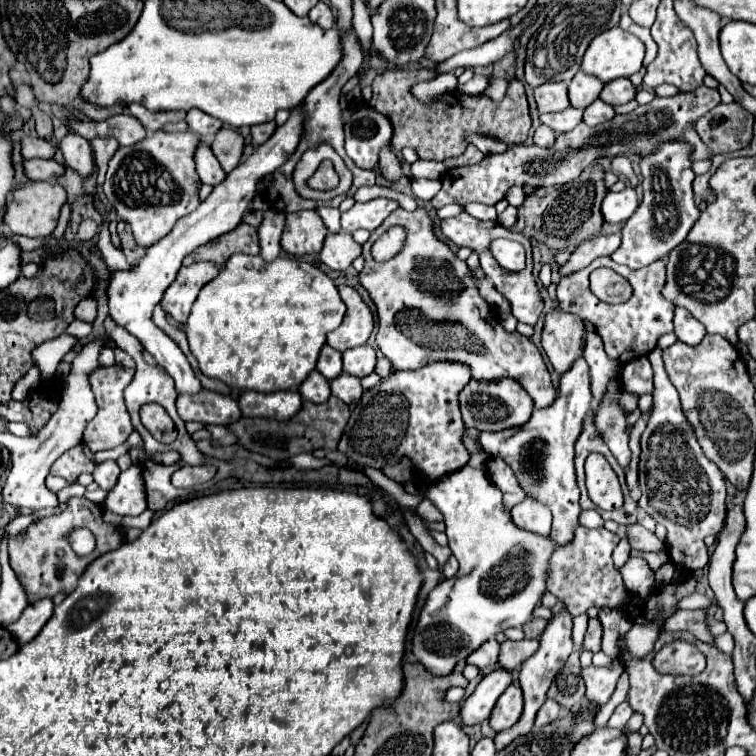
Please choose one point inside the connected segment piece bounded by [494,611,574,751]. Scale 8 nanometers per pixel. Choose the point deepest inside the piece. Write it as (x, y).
(537, 673)

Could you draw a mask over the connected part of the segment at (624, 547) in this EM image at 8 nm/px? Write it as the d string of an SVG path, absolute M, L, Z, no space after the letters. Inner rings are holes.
M626 527L620 529L620 545L614 549L614 565L620 569L626 559L630 555L630 545L628 545L628 539L626 539Z

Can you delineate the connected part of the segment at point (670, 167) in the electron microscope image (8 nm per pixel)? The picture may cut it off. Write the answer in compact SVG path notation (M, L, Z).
M676 141L658 145L658 153L640 161L644 175L644 199L636 213L630 217L630 221L626 221L622 229L622 245L610 255L612 261L630 269L642 269L658 259L664 259L674 247L678 247L686 239L690 227L700 215L694 203L694 173L690 165L690 145Z

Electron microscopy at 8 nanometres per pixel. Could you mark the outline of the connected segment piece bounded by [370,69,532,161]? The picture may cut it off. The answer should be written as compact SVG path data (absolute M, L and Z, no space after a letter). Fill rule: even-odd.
M388 69L382 75L378 75L372 83L374 95L370 99L370 105L386 113L392 127L392 149L400 151L404 147L412 147L420 159L434 159L444 161L448 157L458 157L464 149L464 137L470 133L478 135L494 135L498 139L504 139L504 143L524 143L528 137L528 131L532 127L530 113L528 113L528 101L524 93L524 85L520 81L510 81L506 97L500 103L490 101L484 95L464 95L460 91L446 93L440 101L436 101L432 107L418 105L414 97L410 95L410 85L432 79L436 73L432 69Z

